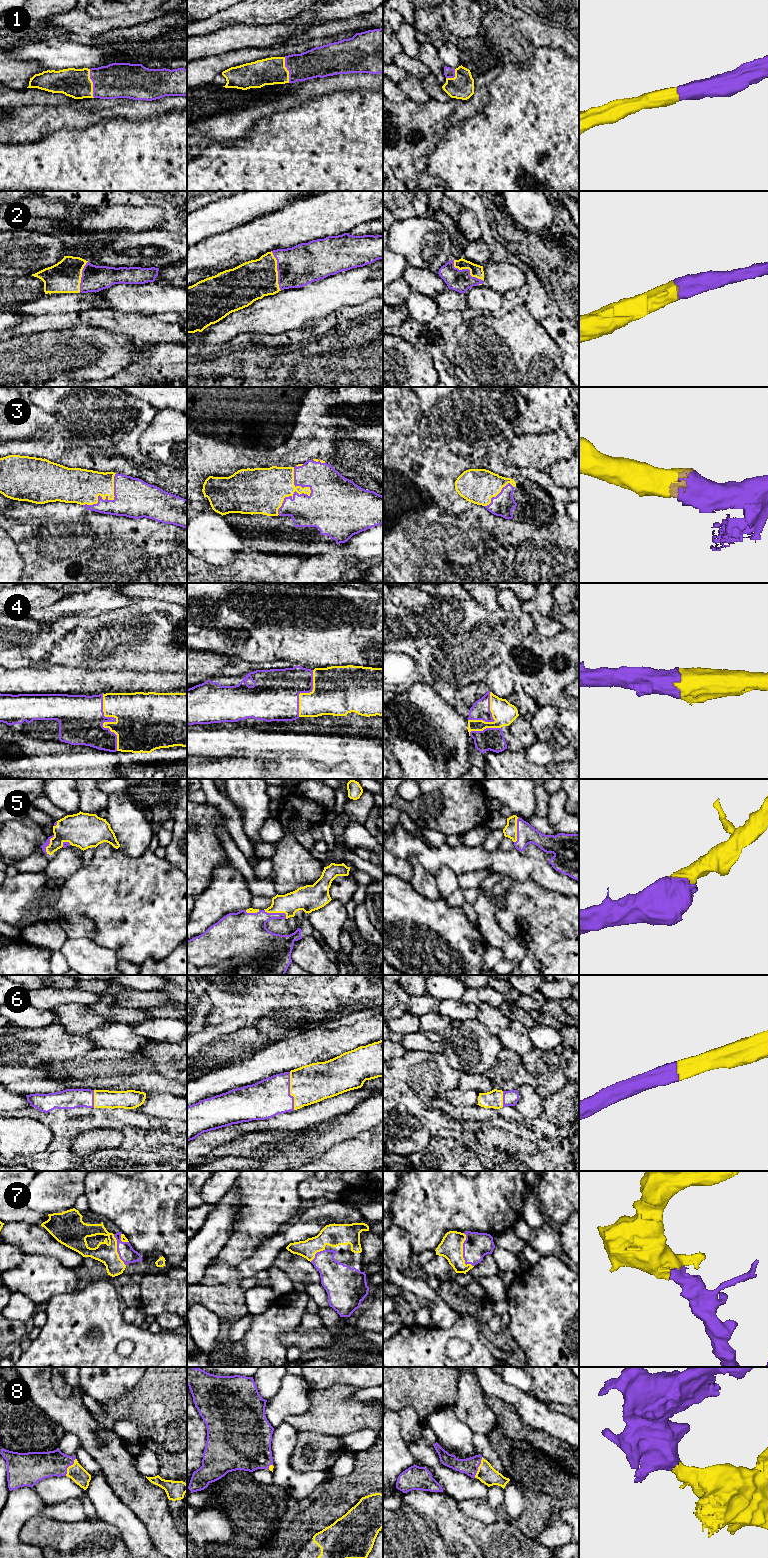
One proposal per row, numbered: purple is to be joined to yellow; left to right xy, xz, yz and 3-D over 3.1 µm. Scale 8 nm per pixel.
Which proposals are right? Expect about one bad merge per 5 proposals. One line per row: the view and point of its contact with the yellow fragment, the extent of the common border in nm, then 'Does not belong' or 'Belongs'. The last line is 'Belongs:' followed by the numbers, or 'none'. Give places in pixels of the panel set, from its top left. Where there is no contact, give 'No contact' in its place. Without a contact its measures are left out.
1: Touches yellow at xy (92, 83). Shared border 240 nm. Belongs
2: Touches yellow at yz (467, 268). Shared border 300 nm. Belongs
3: Touches yellow at xz (307, 494). Shared border 400 nm. Belongs
4: Touches yellow at xy (110, 722). Shared border 480 nm. Belongs
5: Touches yellow at xz (277, 912). Shared border 200 nm. Belongs
6: Touches yellow at xz (290, 1091). Shared border 300 nm. Belongs
7: Touches yellow at yz (462, 1252). Shared border 280 nm. Belongs
8: Touches yellow at yz (478, 1467). Shared border 180 nm. Belongs
Belongs: 1, 2, 3, 4, 5, 6, 7, 8

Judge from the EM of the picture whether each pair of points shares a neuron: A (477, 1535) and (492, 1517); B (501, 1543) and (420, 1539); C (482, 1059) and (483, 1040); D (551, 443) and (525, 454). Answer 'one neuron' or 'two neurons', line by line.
A: two neurons
B: two neurons
C: one neuron
D: one neuron

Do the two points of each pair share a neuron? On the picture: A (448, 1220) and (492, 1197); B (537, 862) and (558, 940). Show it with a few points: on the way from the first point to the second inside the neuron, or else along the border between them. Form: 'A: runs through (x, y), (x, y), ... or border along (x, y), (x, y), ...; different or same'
A: runs through (459, 1213), (468, 1204), (481, 1204); same
B: border along (522, 880), (534, 878), (544, 887), (566, 895); different

